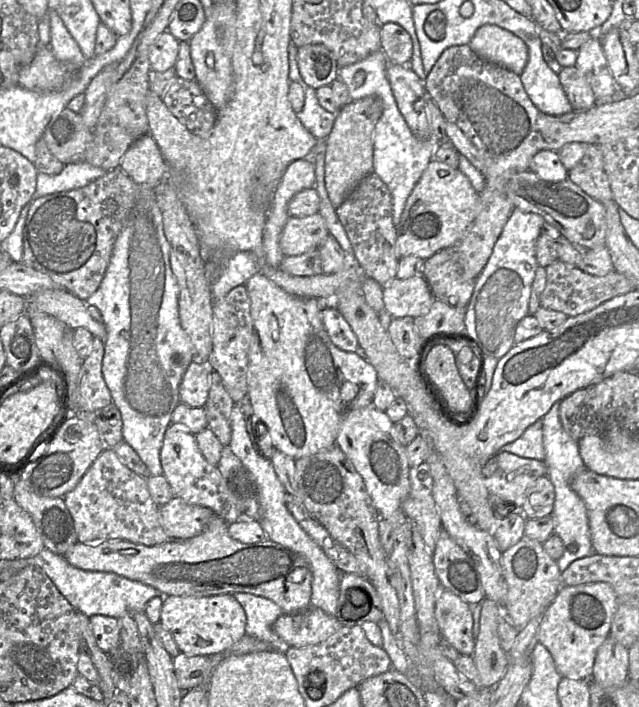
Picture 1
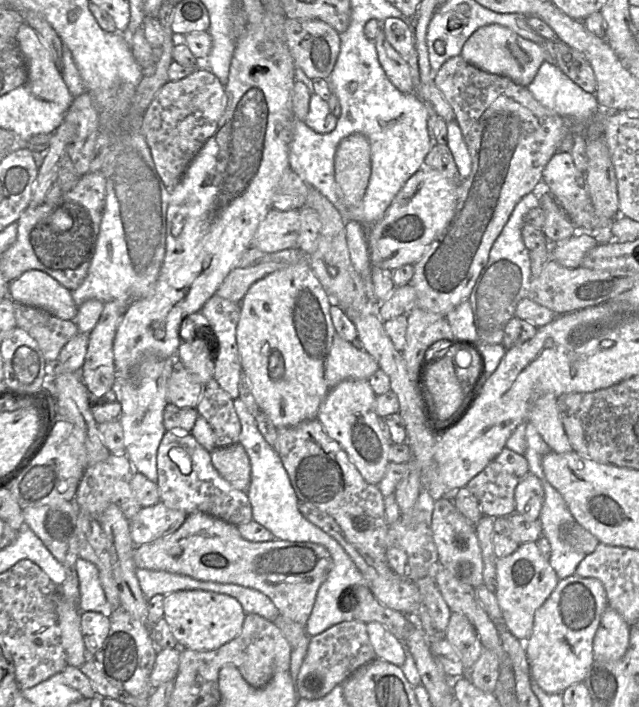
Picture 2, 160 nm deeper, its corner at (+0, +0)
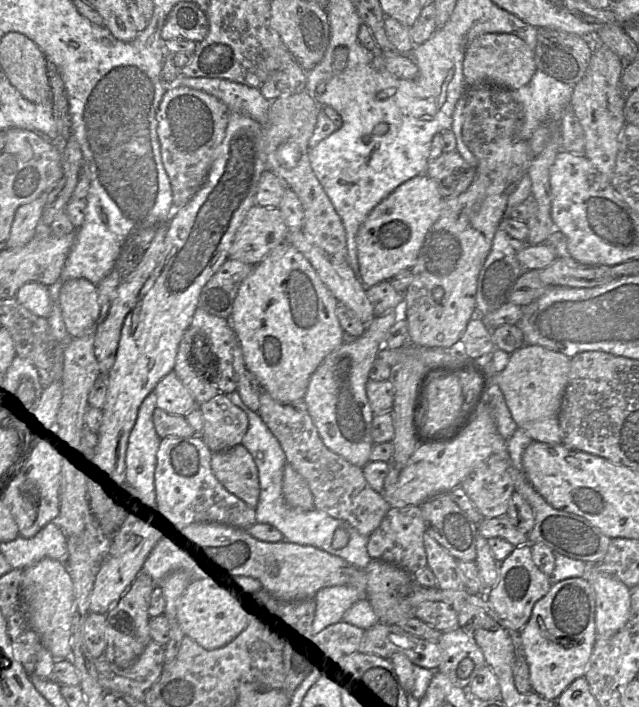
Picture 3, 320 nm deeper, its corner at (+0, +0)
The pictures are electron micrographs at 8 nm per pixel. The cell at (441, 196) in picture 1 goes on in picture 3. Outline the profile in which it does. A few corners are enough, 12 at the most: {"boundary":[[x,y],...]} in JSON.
{"boundary":[[420,174],[373,208],[356,236],[366,288],[415,265],[443,199]]}

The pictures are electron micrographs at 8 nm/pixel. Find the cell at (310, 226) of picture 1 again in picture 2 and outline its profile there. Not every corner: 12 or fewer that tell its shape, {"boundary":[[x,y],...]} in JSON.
{"boundary":[[271,209],[251,247],[297,248],[299,210]]}

